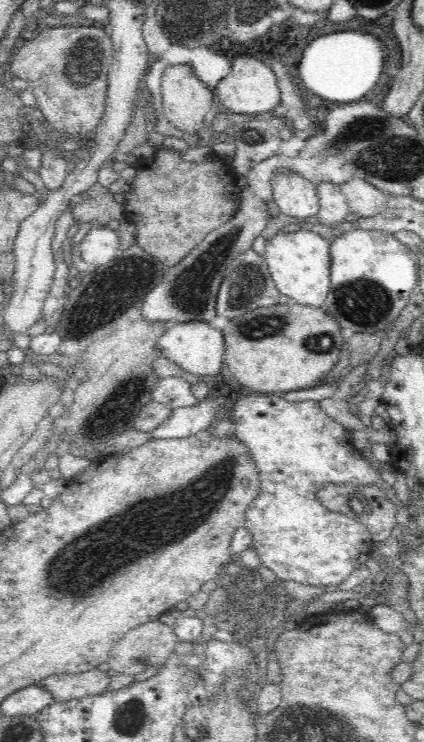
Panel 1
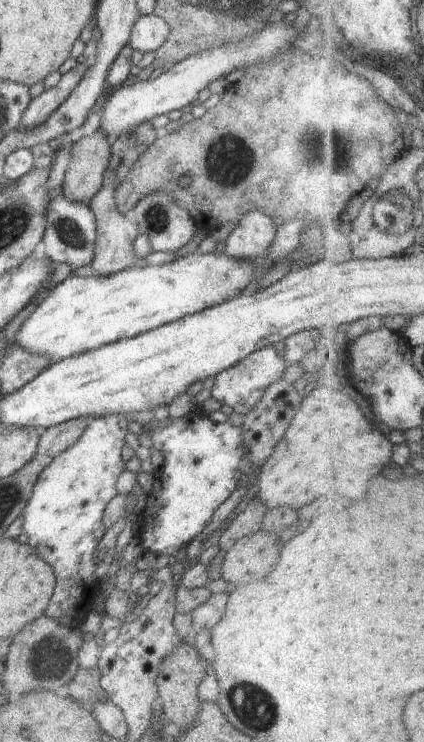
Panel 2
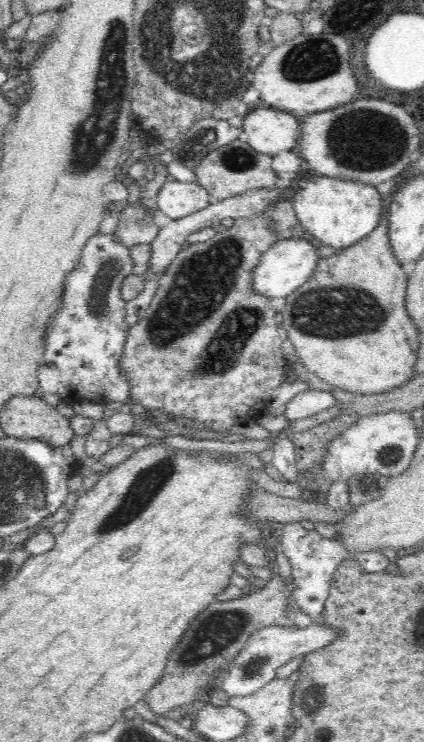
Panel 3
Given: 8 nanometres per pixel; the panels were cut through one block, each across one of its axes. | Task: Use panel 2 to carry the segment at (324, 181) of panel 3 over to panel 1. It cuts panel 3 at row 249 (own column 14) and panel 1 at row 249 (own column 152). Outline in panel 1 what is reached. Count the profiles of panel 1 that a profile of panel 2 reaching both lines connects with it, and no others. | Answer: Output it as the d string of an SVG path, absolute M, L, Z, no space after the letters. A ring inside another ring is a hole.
M300 229L296 232L276 233L267 240L265 258L276 289L284 295L286 301L304 306L324 306L331 288L331 243L318 233Z

